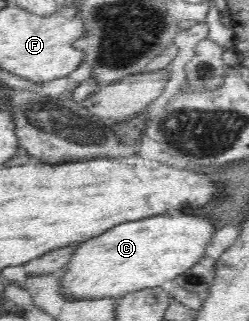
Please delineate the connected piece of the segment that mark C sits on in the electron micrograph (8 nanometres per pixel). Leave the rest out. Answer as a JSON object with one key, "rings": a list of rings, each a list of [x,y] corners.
{"rings":[[[186,213],[152,216],[112,226],[73,250],[61,269],[64,275],[57,283],[57,291],[65,299],[102,300],[160,286],[200,263],[215,233],[210,219]]]}

